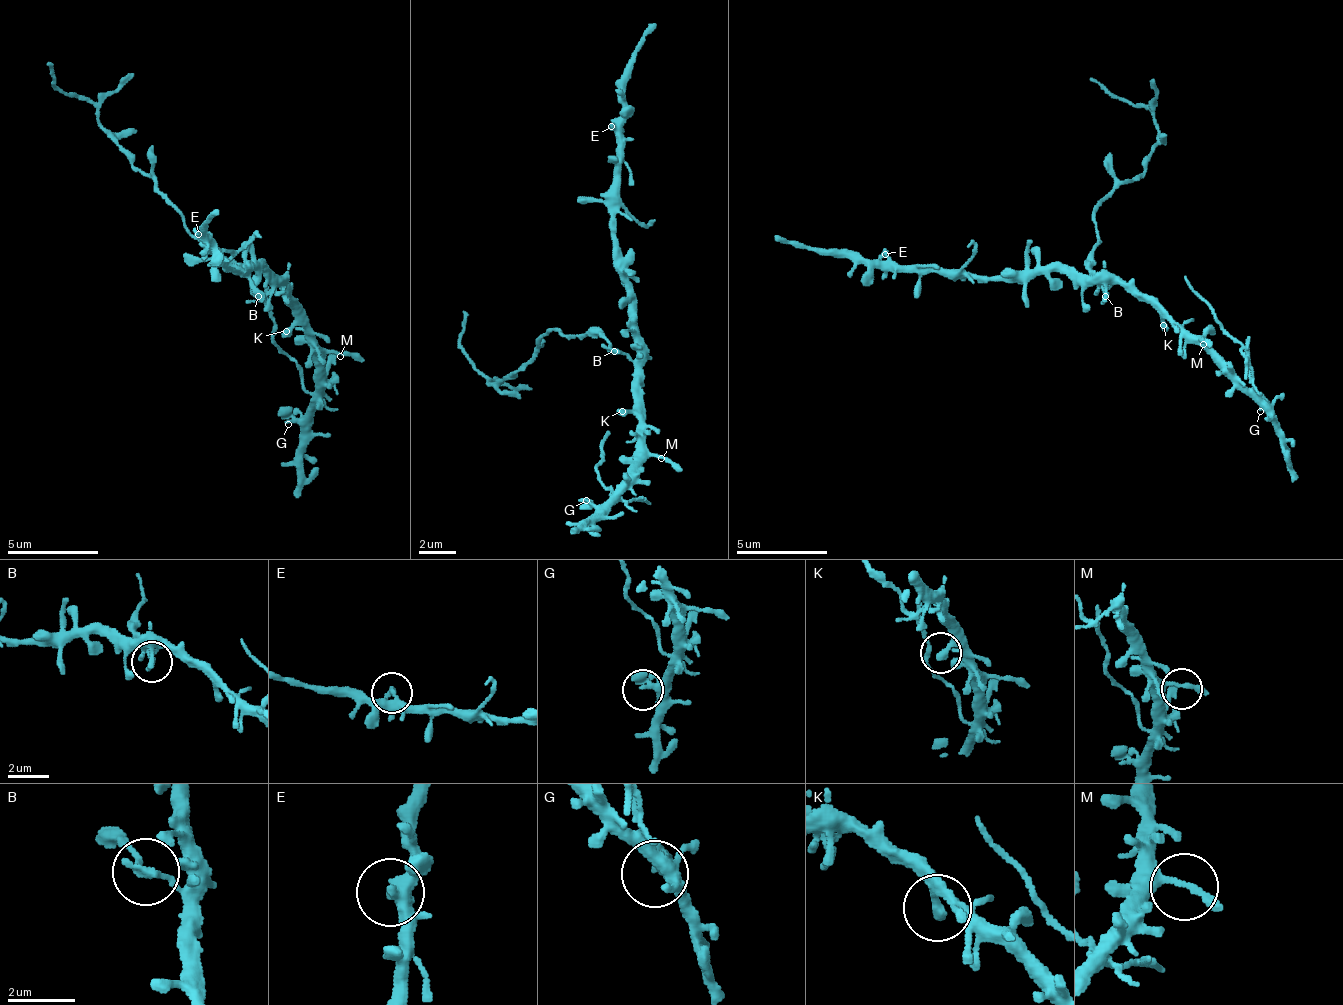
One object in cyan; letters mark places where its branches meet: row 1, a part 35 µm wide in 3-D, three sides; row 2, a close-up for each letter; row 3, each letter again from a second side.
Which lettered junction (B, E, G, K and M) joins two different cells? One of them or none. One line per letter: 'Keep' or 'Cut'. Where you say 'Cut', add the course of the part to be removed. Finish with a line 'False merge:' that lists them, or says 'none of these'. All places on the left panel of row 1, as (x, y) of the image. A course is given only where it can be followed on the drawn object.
B: Cut. Course of the part to remove: (259, 295), (233, 267), (193, 236), (98, 113), (53, 83), (47, 63)
E: Keep
G: Keep
K: Keep
M: Keep
False merge: B

